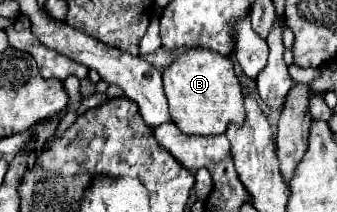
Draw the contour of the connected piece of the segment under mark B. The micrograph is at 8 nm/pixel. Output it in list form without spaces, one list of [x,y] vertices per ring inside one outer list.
[[[192,48],[176,56],[174,64],[162,74],[164,92],[170,104],[172,122],[186,136],[216,136],[224,134],[230,124],[246,120],[242,86],[234,74],[234,64],[228,56],[204,48]]]

